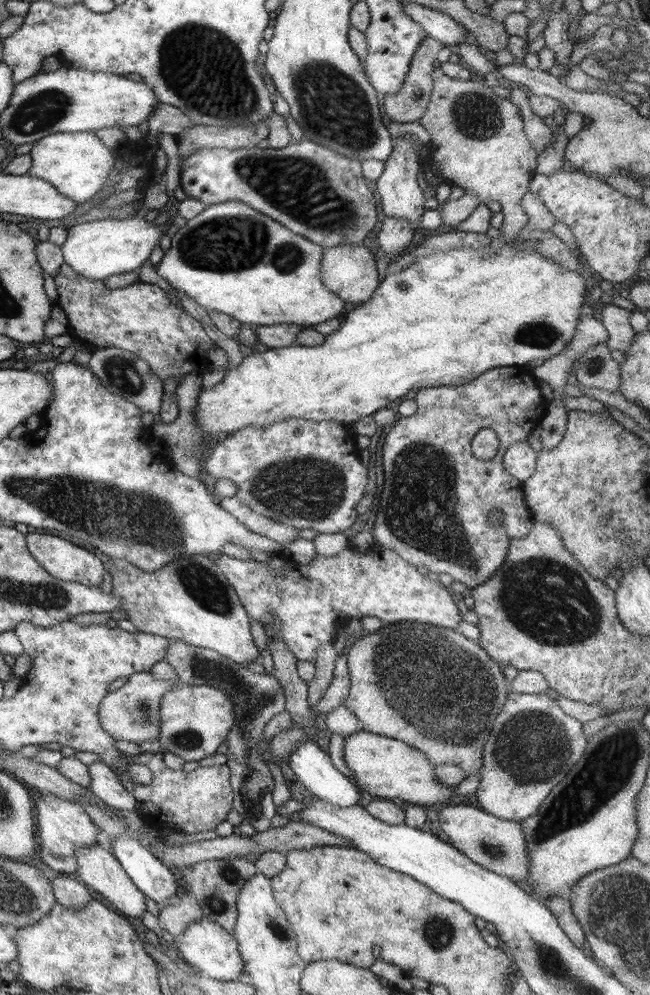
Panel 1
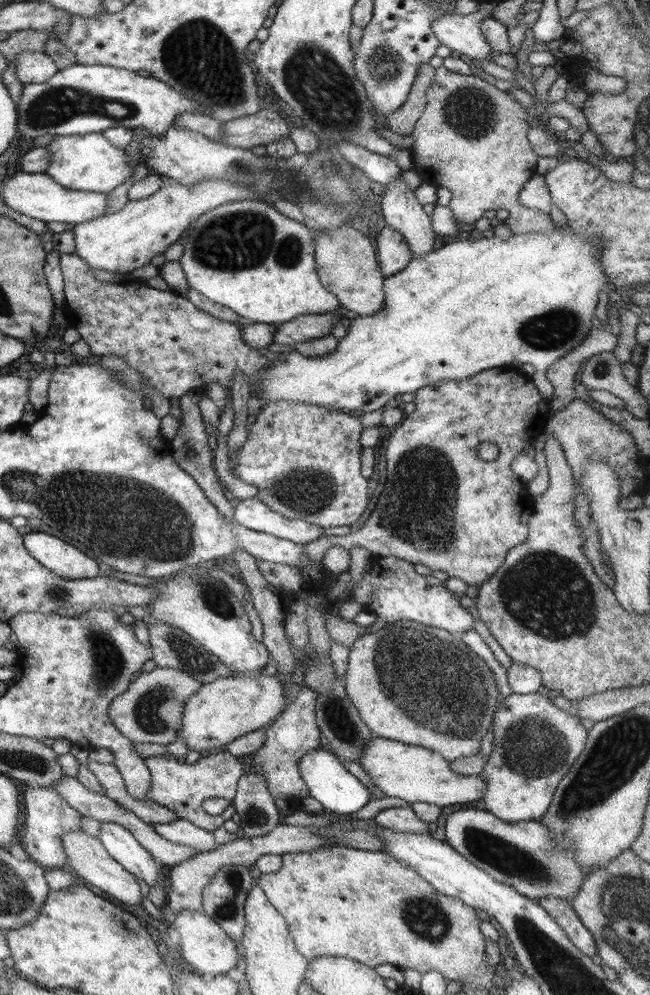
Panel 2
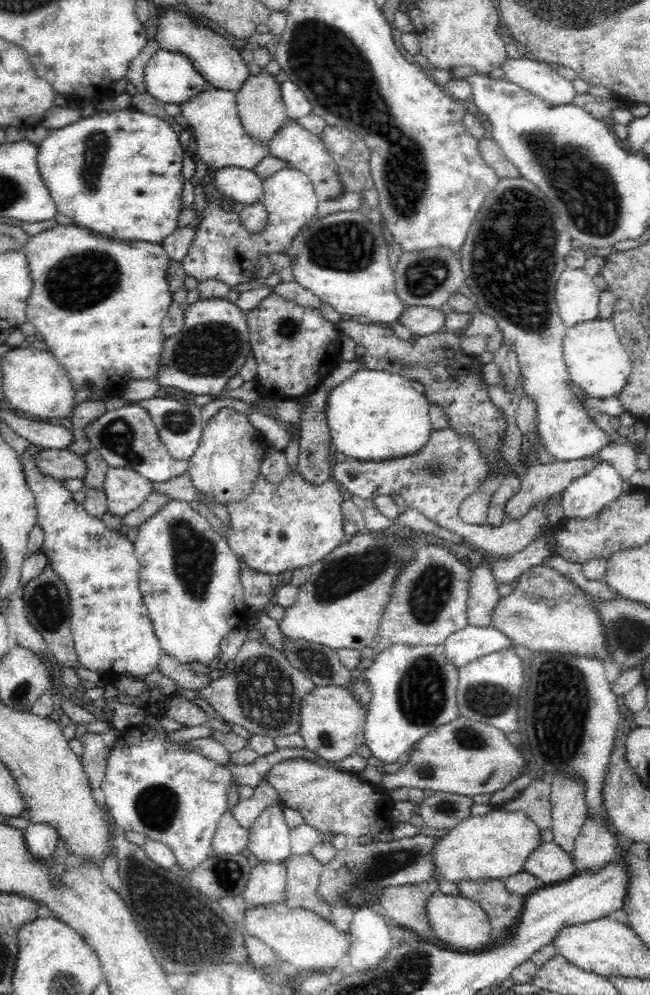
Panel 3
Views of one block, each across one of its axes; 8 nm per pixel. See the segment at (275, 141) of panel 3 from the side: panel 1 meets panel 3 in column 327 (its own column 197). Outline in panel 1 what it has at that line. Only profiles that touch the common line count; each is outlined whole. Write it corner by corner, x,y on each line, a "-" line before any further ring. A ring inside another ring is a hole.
304,137
301,142
294,140
284,149
253,147
199,150
184,165
179,166
179,178
179,186
183,188
187,198
194,198
206,206
233,200
244,202
324,249
346,243
363,244
378,220
376,200
372,190
364,182
361,162
345,158

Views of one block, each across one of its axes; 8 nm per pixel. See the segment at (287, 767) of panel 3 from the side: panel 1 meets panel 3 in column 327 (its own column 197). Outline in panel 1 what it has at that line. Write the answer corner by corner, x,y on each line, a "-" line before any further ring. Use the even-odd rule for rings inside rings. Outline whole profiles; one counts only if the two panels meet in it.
142,753
136,756
123,755
120,761
124,765
128,763
143,764
152,772
153,780
148,785
136,784
125,776
122,764
118,768
112,768
119,778
120,784
128,793
138,801
140,810
136,810
139,816
144,816
146,822
155,828
173,827
184,831
184,834
196,834
208,830
216,830
220,822
227,820
227,814
233,806
233,790
230,785
231,769
223,766
199,767
192,772
184,770
171,770
166,767
163,753

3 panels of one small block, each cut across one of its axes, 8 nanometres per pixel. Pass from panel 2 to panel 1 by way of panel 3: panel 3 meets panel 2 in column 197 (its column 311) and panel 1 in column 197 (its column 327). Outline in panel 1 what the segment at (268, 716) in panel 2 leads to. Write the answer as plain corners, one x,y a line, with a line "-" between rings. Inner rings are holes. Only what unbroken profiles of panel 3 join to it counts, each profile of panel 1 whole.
179,683
176,688
166,692
160,702
160,734
156,740
159,740
162,753
172,752
188,762
200,761
215,753
226,740
234,722
236,715
230,694
206,685

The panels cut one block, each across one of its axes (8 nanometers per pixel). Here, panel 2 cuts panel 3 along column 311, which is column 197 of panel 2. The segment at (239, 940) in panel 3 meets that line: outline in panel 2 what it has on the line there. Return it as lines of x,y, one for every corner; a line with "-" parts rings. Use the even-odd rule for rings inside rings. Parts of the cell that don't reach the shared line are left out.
182,909
170,918
170,924
180,933
181,942
176,950
180,950
182,958
194,972
213,977
228,973
236,967
239,960
236,943
210,916
203,912

